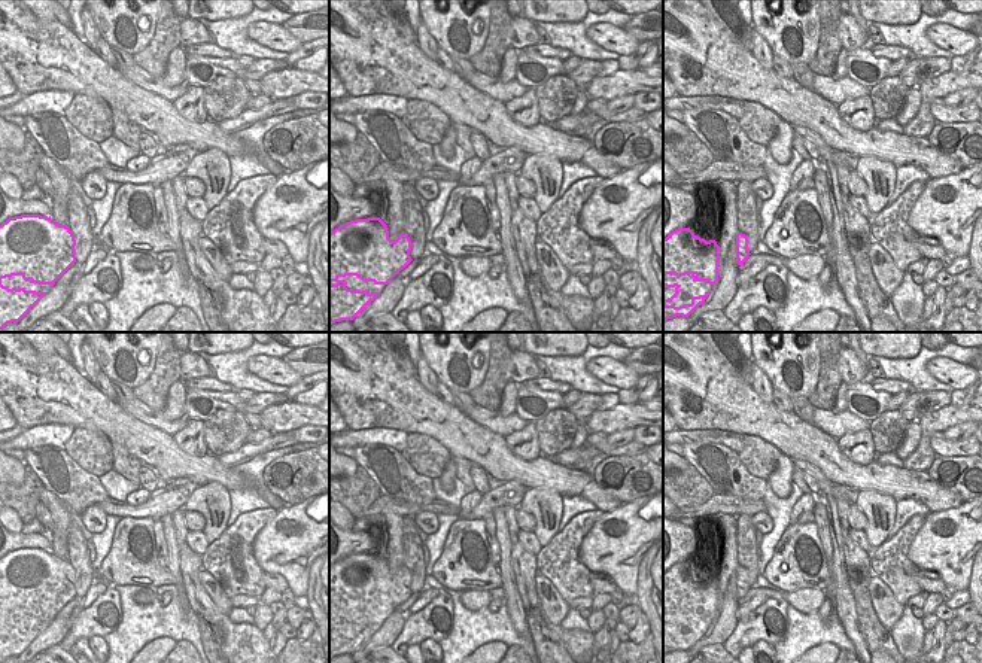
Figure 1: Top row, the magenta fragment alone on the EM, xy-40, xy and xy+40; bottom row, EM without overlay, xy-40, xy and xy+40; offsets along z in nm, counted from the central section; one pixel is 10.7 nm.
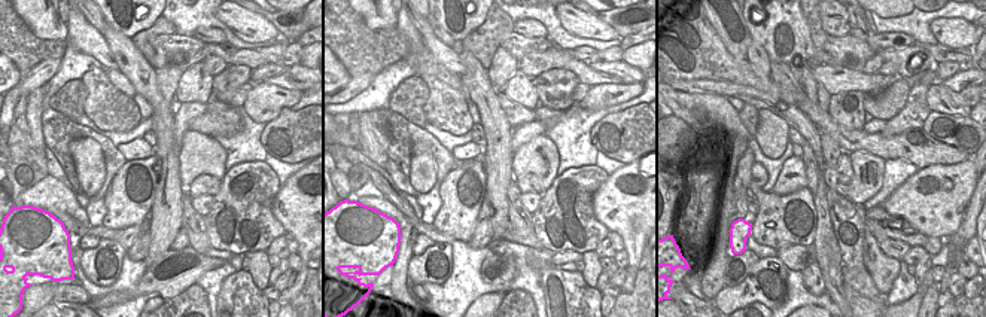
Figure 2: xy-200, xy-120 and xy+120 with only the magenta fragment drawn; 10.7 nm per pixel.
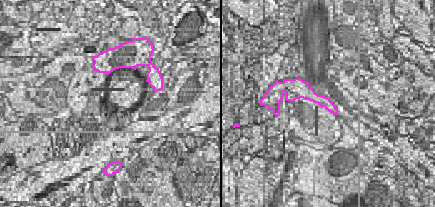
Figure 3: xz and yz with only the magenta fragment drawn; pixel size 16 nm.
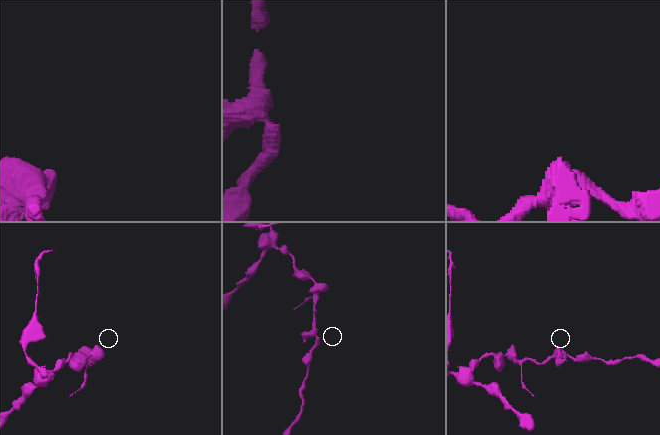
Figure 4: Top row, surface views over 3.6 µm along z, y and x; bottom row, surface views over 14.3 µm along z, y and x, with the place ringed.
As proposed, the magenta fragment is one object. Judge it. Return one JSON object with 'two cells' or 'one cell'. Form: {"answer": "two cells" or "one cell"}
{"answer": "one cell"}

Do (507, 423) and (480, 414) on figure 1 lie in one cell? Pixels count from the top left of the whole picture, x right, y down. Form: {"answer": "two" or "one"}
{"answer": "one"}

